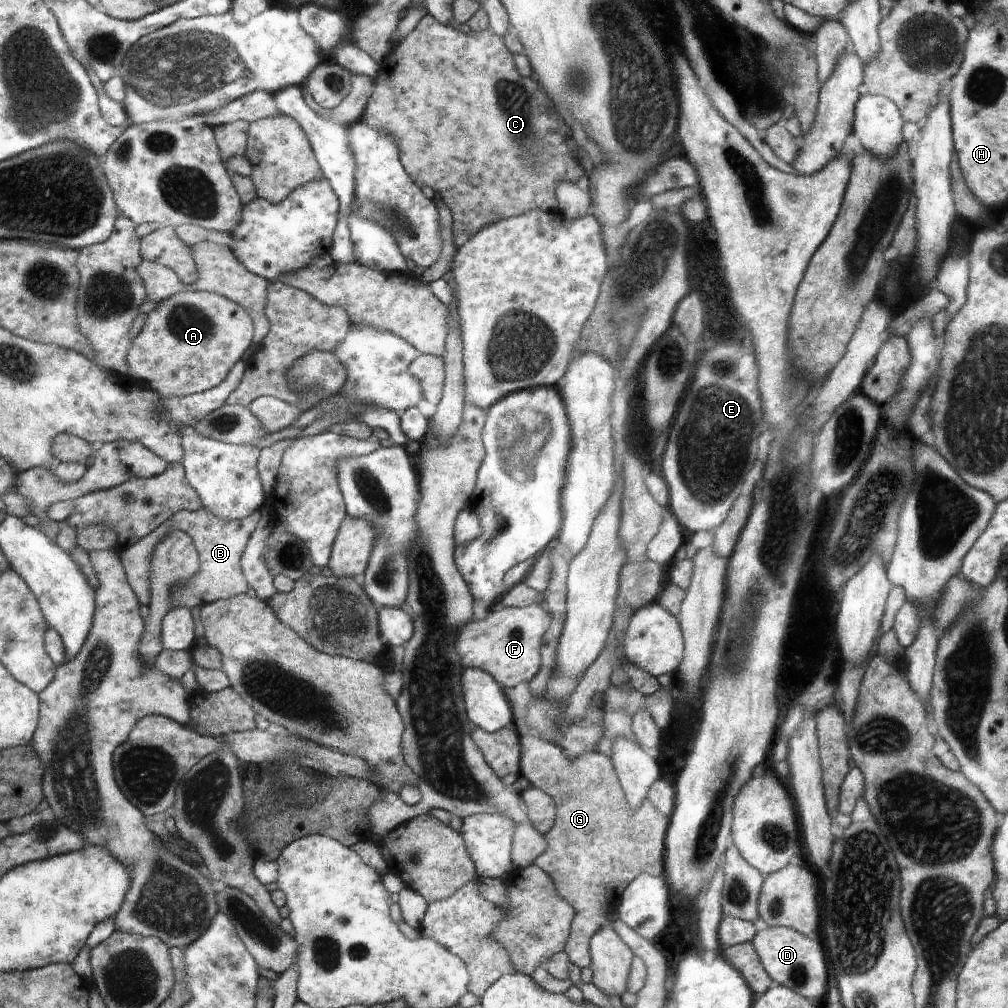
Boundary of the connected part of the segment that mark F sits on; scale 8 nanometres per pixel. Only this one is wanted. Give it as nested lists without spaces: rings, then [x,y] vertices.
[[[496,606],[483,613],[478,621],[464,624],[454,640],[454,648],[465,667],[480,668],[502,686],[515,687],[521,682],[532,681],[542,669],[541,650],[548,624],[550,616],[540,606]]]

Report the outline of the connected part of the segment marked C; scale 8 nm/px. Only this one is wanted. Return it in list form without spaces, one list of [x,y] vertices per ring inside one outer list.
[[[427,13],[414,30],[408,36],[404,36],[399,44],[394,45],[379,64],[380,78],[376,76],[373,79],[374,92],[370,96],[361,120],[368,123],[369,126],[386,126],[386,128],[378,128],[378,130],[386,130],[386,134],[390,134],[390,138],[394,138],[394,142],[398,142],[398,148],[402,150],[402,162],[406,162],[406,170],[410,170],[410,174],[414,174],[414,178],[418,178],[418,182],[422,182],[423,189],[424,186],[428,186],[426,189],[448,207],[453,217],[452,236],[456,248],[462,246],[464,242],[468,242],[468,238],[480,232],[482,228],[492,226],[504,218],[520,216],[530,210],[546,210],[546,212],[556,210],[558,208],[558,202],[554,196],[554,190],[558,190],[556,186],[560,182],[578,182],[584,176],[584,172],[578,164],[576,152],[574,152],[576,144],[568,136],[572,132],[570,126],[556,114],[554,104],[546,98],[546,94],[542,94],[542,88],[538,88],[532,78],[522,78],[516,72],[512,54],[508,52],[503,40],[489,29],[468,35],[450,25],[441,24]]]

